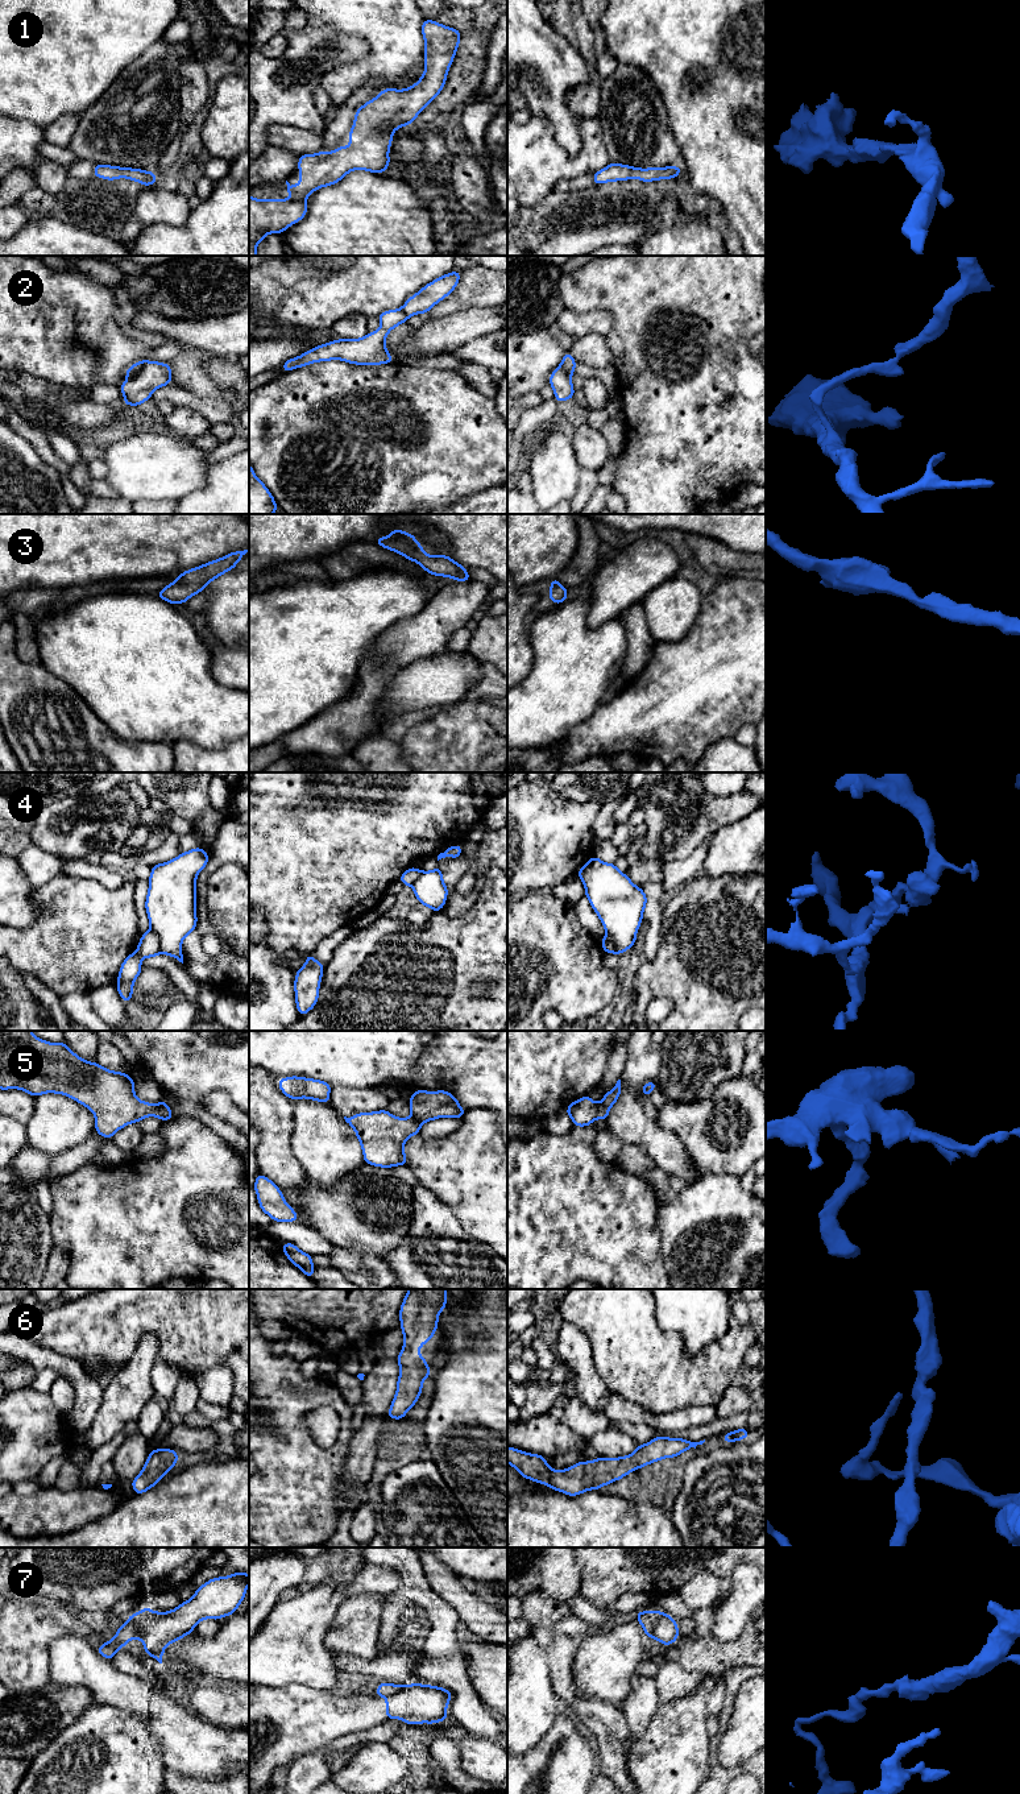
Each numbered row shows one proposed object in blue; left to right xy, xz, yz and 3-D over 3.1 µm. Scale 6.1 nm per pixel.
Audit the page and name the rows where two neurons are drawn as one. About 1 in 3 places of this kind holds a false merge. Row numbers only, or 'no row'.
2, 4, 5, 7

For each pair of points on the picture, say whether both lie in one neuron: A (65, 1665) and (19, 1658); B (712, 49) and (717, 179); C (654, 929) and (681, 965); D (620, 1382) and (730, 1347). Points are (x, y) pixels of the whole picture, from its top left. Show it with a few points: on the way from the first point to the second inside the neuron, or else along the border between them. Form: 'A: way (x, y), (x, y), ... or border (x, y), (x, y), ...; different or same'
A: border (65, 1635), (57, 1636), (48, 1648), (49, 1685); different
B: way (717, 82), (717, 146); same
C: border (664, 908), (656, 954), (646, 961); different
D: way (647, 1379), (699, 1379), (703, 1375); same

